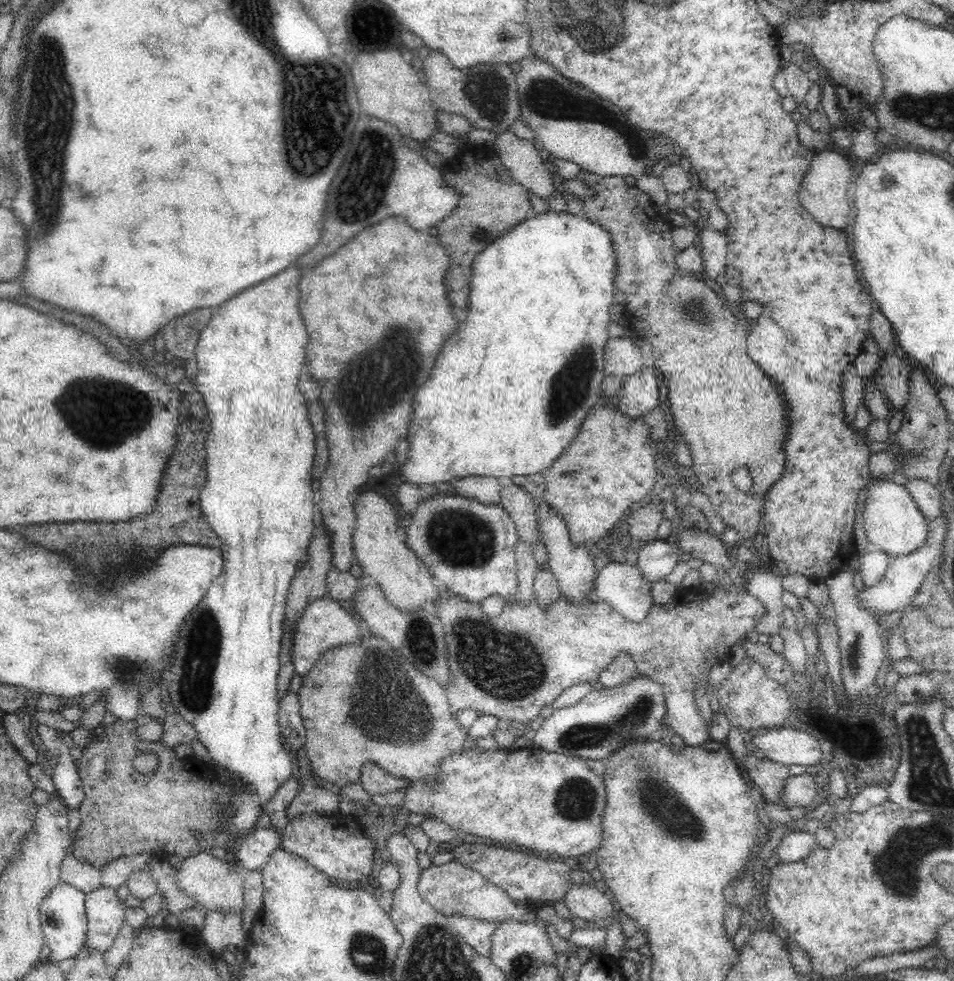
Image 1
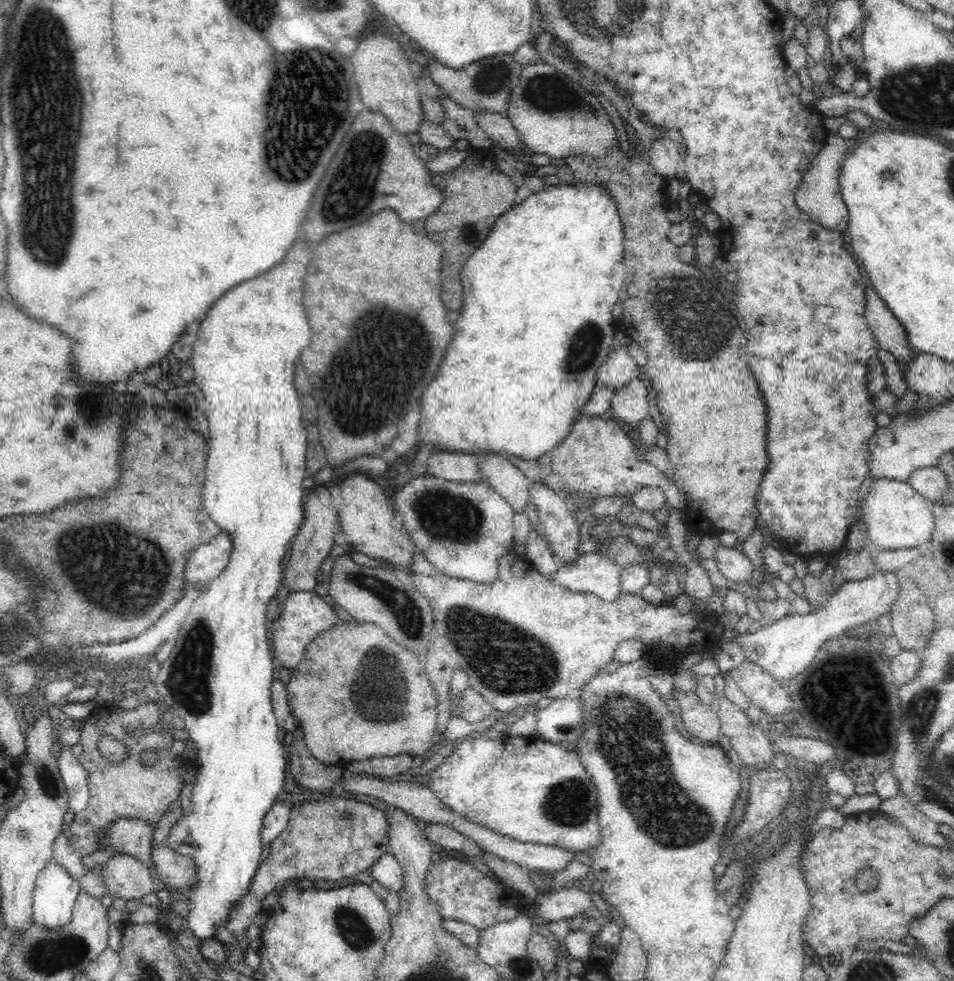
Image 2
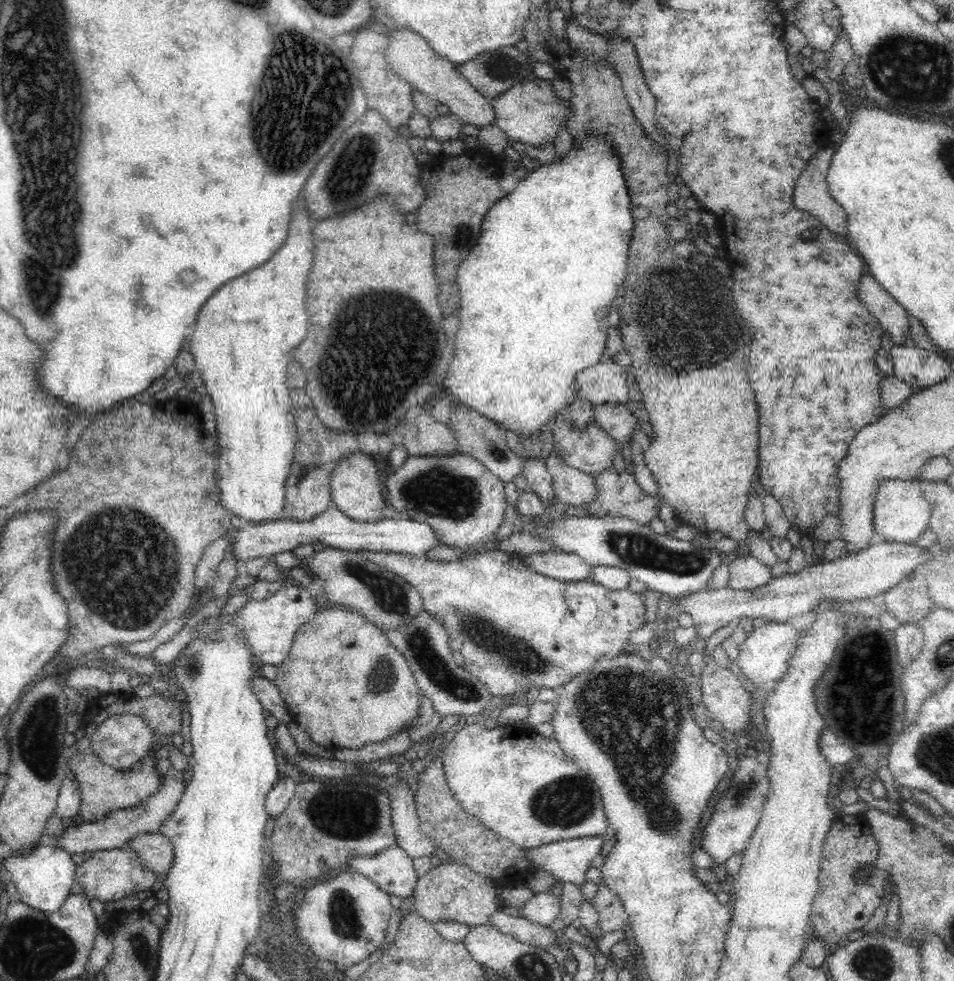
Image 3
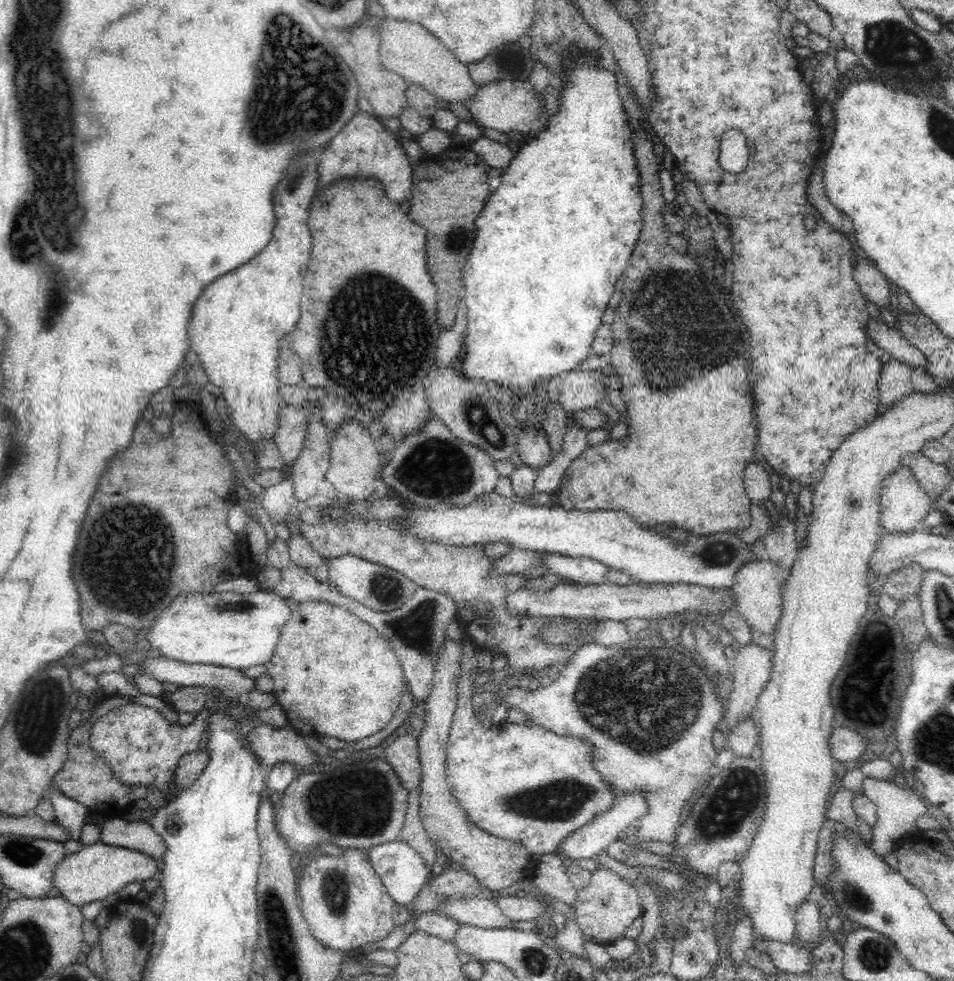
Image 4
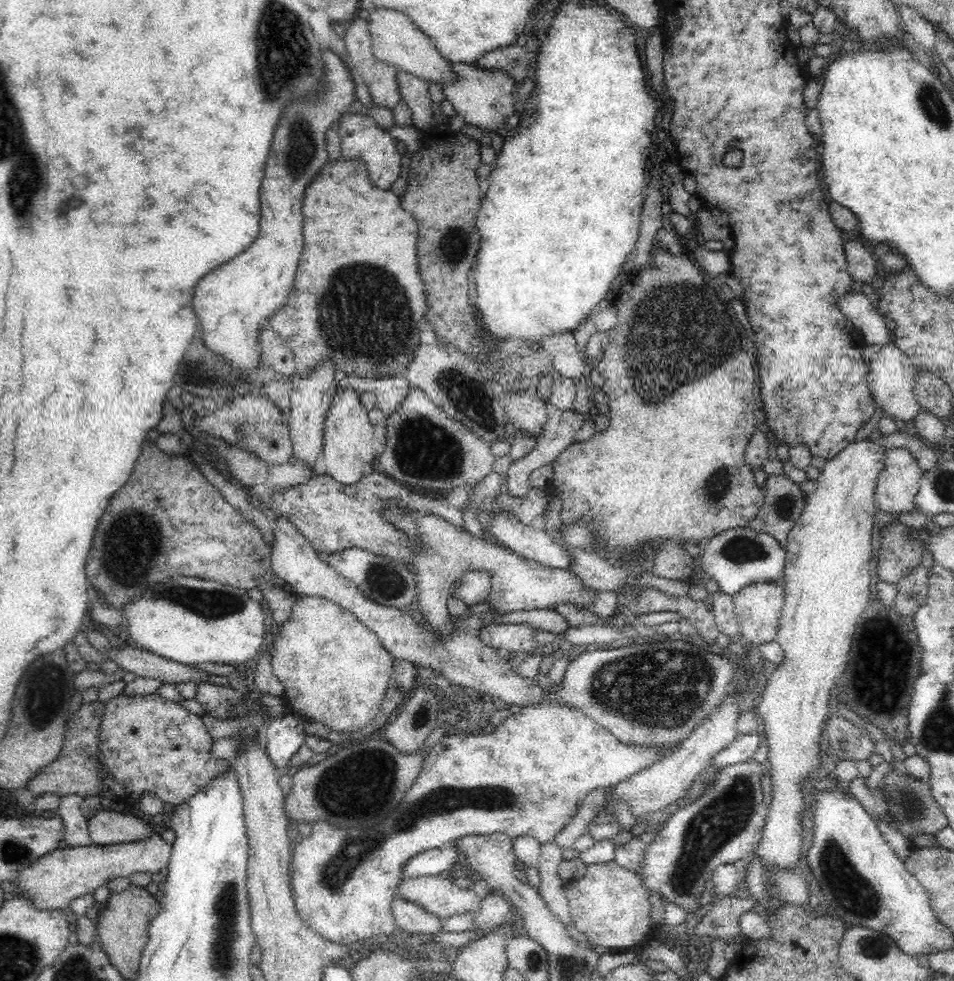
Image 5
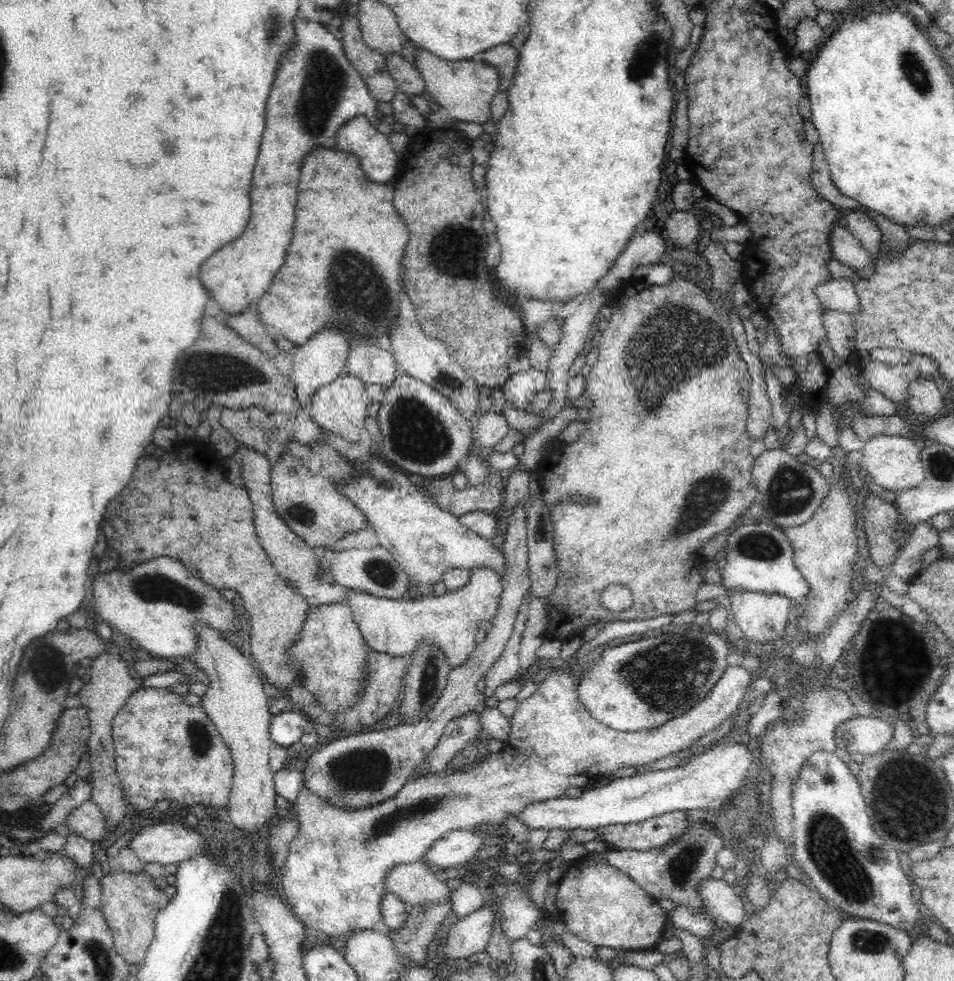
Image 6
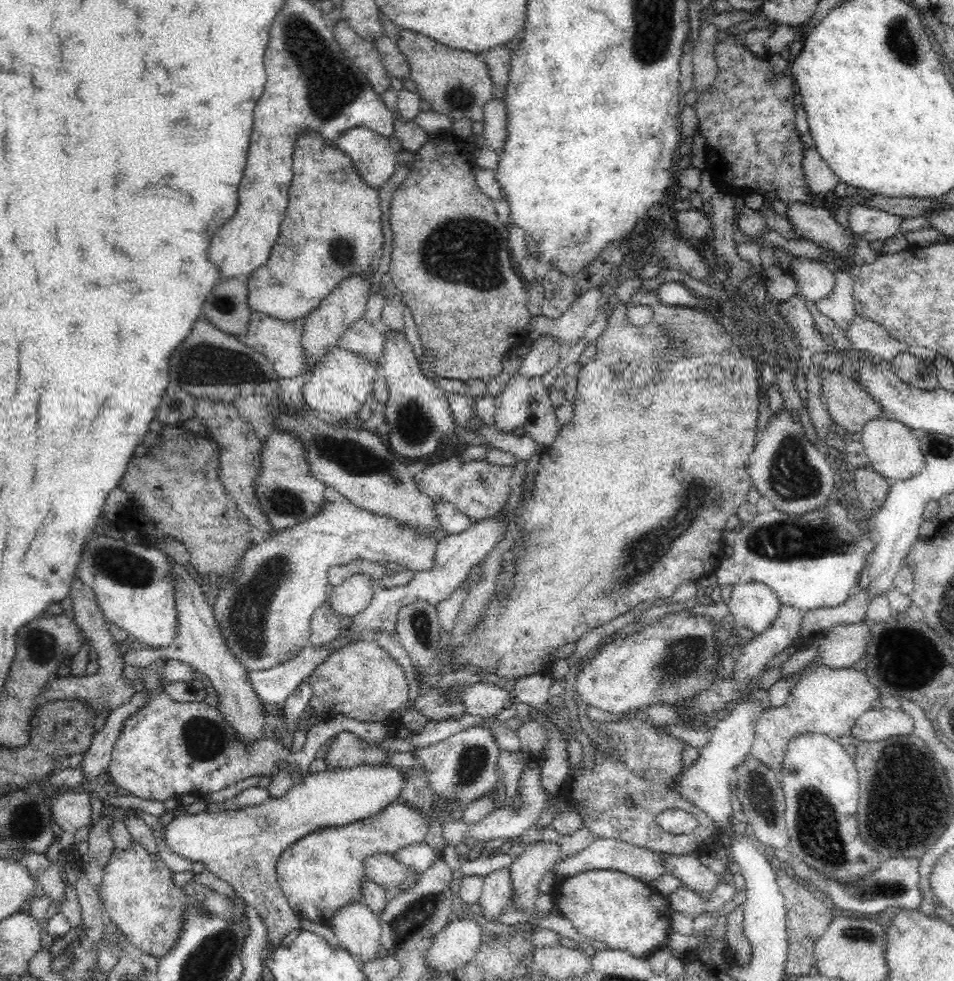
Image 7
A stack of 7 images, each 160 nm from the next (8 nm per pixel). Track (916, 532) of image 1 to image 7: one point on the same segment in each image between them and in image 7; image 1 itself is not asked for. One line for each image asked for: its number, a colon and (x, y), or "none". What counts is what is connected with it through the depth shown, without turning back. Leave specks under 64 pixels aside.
2: (897, 518)
3: (901, 514)
4: (904, 506)
5: (898, 485)
6: (894, 463)
7: (891, 447)

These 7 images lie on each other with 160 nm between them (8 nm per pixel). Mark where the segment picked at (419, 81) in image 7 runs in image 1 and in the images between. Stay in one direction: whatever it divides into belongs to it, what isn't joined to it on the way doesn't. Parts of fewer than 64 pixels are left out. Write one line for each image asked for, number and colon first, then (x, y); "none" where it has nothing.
1: (573, 124)
2: (553, 116)
3: (531, 113)
4: (508, 106)
5: (483, 99)
6: (464, 90)

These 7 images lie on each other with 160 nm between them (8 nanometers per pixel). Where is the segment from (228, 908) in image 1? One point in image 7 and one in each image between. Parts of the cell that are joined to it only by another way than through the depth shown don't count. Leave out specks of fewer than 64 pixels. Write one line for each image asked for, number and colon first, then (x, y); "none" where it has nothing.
2: (179, 871)
3: (156, 852)
4: (140, 837)
5: (106, 827)
6: (88, 821)
7: (72, 811)

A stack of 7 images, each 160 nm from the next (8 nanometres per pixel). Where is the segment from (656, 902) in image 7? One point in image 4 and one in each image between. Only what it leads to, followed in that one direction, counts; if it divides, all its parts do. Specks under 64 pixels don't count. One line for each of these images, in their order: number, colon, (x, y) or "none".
4: (605, 908)
5: (610, 904)
6: (600, 904)

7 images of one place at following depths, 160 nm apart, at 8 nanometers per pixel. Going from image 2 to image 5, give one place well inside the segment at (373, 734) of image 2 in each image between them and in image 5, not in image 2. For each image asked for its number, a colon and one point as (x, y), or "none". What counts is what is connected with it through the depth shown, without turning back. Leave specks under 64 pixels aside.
3: (346, 686)
4: (333, 674)
5: (334, 670)

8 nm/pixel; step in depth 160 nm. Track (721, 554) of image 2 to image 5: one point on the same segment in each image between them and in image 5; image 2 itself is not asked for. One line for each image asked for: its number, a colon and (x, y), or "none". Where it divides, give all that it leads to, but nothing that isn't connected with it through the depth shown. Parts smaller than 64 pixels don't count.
3: (746, 573)
4: (758, 599)
5: (758, 606)

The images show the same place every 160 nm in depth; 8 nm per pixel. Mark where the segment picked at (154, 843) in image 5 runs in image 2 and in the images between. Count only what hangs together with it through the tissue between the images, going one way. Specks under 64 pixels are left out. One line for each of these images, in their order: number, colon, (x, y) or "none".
2: (126, 877)
3: (109, 875)
4: (94, 872)

